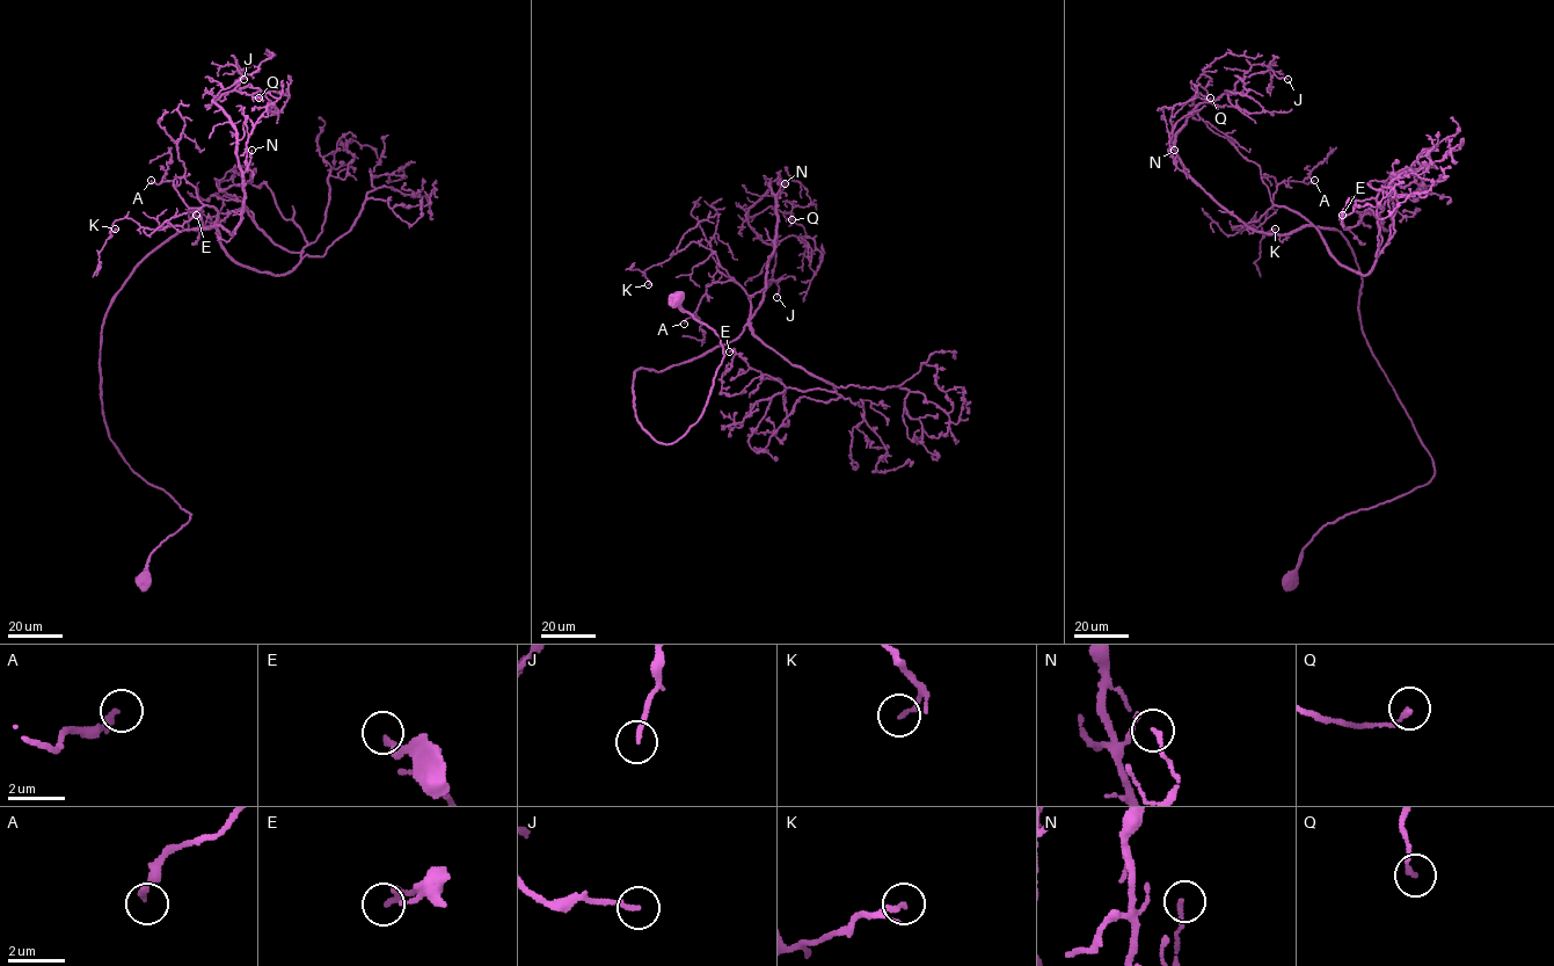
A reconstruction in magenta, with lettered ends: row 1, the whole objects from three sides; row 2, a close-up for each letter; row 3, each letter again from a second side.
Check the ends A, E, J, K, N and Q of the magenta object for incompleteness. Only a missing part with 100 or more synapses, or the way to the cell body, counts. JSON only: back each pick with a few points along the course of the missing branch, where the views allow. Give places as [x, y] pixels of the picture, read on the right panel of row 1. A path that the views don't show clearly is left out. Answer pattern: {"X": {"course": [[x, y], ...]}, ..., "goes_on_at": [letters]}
{"goes_on_at": []}

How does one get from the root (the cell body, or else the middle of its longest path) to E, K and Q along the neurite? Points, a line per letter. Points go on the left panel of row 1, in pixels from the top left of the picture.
E: (145, 579), (191, 515), (109, 436), (111, 299), (183, 230), (263, 273), (301, 253), (243, 209), (196, 215)
K: (145, 579), (191, 515), (109, 436), (101, 332), (131, 271), (218, 211), (115, 229)
Q: (145, 579), (191, 515), (109, 436), (104, 316), (180, 232), (235, 229), (246, 142), (278, 99), (258, 97)

